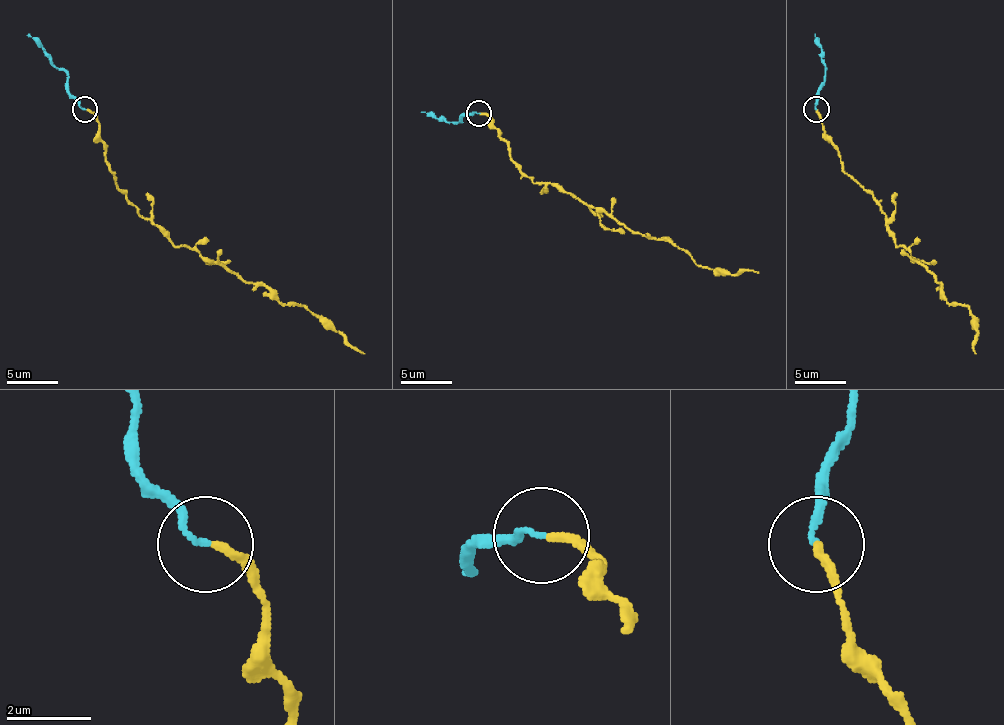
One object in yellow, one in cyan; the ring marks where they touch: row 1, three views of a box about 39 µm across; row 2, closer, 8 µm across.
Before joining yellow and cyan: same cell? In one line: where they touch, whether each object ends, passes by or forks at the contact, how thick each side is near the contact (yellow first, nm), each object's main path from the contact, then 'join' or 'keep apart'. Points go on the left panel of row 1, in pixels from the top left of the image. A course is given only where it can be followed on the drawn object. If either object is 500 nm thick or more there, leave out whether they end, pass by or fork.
place (84, 109); yellow ends; cyan ends; calibres 190 and 130 nm; course yellow (85, 110), (98, 123), (116, 186), (174, 245), (192, 248), (266, 286), (363, 353); course cyan (85, 110), (67, 89), (67, 74), (29, 33); keep apart

